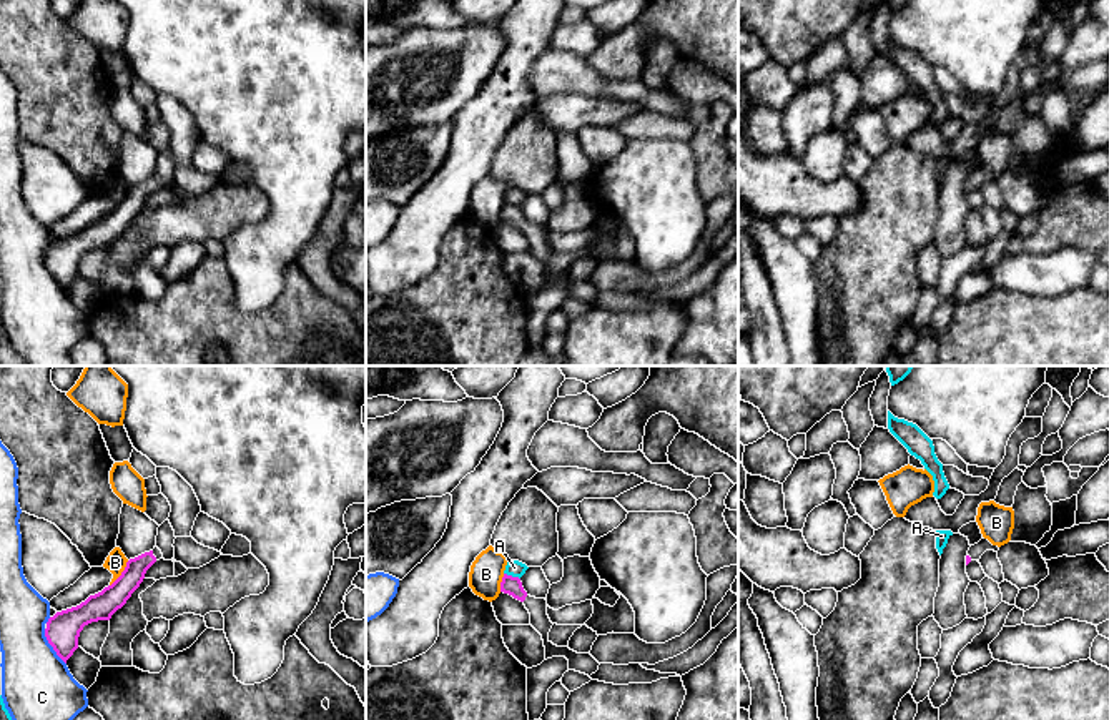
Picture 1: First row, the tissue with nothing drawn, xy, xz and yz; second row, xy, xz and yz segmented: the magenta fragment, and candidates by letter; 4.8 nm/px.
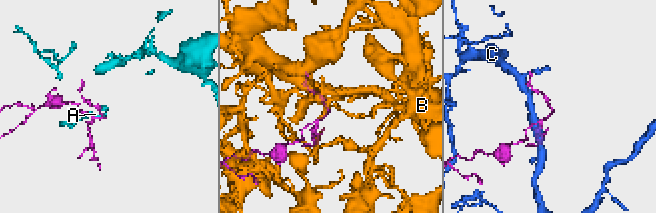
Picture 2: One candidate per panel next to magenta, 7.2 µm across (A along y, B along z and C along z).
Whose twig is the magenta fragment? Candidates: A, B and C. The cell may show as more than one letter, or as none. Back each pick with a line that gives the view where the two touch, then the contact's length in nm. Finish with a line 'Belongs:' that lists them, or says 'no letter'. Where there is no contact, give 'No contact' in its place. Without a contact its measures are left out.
Belongs: no letter

